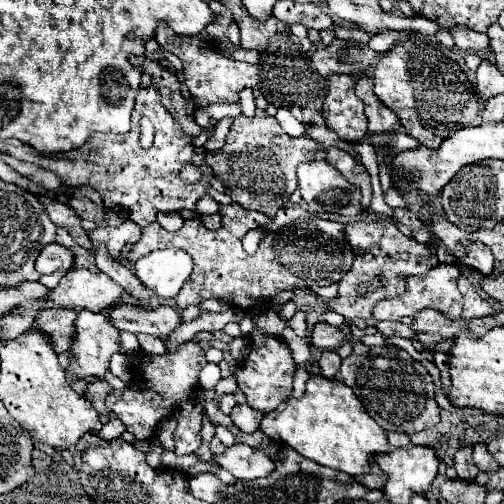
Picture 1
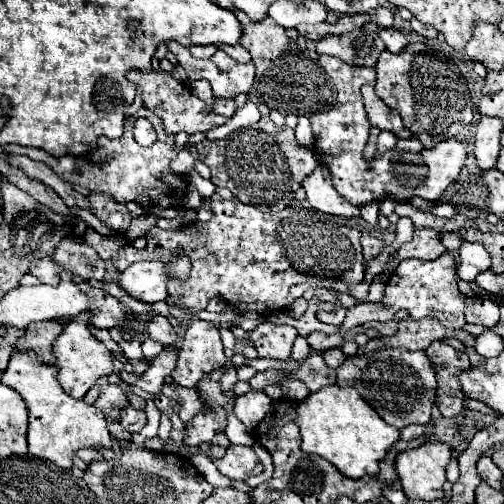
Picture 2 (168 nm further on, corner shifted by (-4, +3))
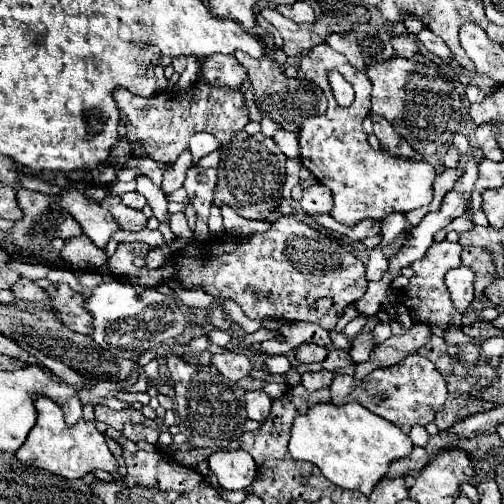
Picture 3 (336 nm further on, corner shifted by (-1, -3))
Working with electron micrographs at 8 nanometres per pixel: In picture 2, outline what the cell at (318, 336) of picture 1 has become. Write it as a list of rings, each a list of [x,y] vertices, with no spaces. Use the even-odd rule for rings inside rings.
[[[312,331],[308,337],[306,337],[308,345],[314,349],[314,351],[326,351],[326,349],[334,349],[334,347],[342,347],[344,339],[340,333],[334,333],[334,335],[326,335],[326,333],[318,333],[318,331]]]

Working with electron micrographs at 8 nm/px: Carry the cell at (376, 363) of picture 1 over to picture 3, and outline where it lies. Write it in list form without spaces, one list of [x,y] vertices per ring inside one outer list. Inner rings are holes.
[[[409,355],[403,363],[395,367],[383,367],[371,371],[365,379],[357,381],[351,375],[337,373],[331,383],[331,401],[335,405],[345,405],[349,401],[357,401],[365,405],[371,413],[395,423],[403,433],[409,433],[413,425],[427,425],[435,417],[435,409],[445,403],[447,387],[441,373],[433,367],[433,363],[421,355]]]

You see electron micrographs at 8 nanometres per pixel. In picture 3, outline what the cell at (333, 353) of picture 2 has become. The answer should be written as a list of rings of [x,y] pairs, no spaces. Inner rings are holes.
[[[331,349],[329,355],[327,355],[327,359],[321,365],[323,365],[323,369],[327,369],[327,371],[333,373],[333,371],[339,371],[339,369],[347,367],[349,363],[351,363],[351,359],[349,359],[347,351],[343,351],[343,349]]]

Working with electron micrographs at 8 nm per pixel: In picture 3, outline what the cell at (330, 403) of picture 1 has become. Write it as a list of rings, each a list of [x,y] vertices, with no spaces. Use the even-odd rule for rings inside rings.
[[[355,401],[347,405],[317,403],[293,423],[289,453],[293,459],[303,459],[321,469],[321,473],[343,489],[355,489],[369,495],[377,481],[389,469],[389,463],[409,455],[413,443],[397,425],[373,415]]]

